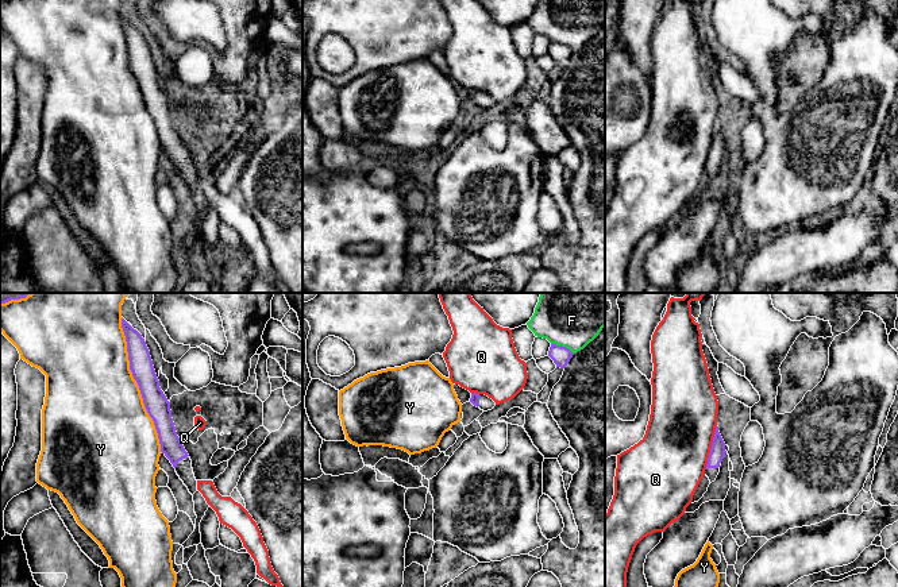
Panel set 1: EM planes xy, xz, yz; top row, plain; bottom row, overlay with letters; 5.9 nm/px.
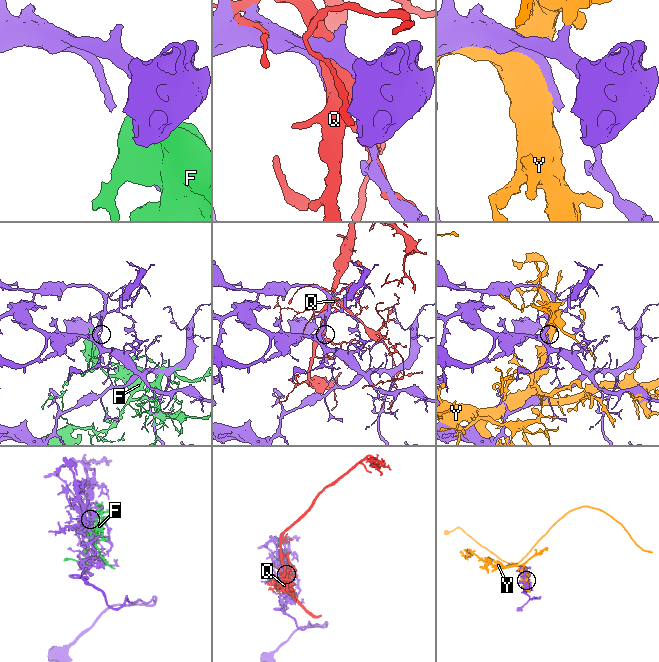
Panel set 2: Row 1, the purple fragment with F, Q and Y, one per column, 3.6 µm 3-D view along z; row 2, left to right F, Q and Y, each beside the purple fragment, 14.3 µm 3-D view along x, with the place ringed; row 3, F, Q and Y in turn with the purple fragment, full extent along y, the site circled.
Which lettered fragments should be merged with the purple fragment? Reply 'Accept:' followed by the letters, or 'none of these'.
Accept: none of these

